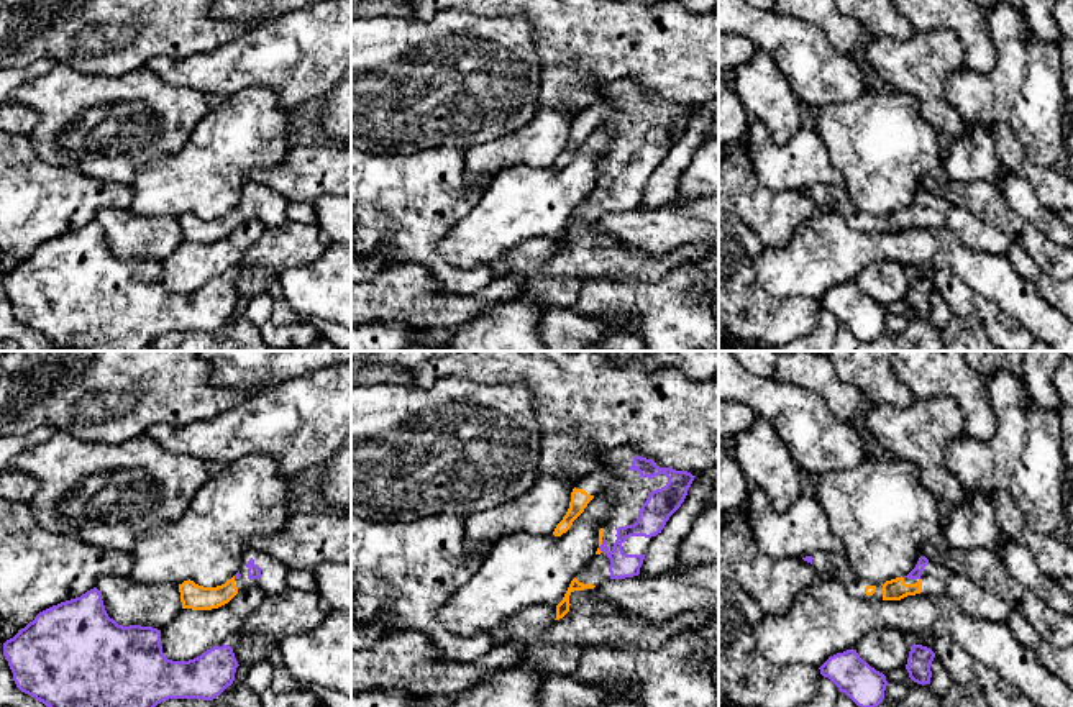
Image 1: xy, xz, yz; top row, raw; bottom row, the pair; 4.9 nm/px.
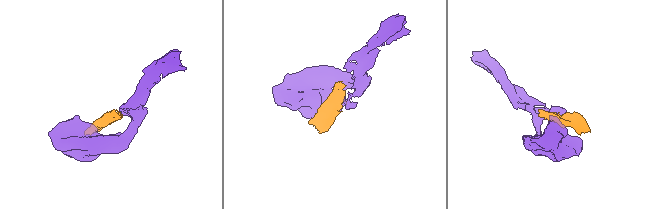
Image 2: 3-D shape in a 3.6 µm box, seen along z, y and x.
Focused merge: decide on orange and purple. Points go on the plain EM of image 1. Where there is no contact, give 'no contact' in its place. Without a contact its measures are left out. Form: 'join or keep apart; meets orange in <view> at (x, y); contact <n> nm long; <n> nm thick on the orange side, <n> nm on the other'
join; meets orange in xz at (599, 177); contact 60 nm long; 30 nm thick on the orange side, 120 nm on the other

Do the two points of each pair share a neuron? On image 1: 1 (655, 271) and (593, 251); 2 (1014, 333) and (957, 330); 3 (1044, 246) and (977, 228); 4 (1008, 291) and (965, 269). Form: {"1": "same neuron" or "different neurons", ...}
{"1": "same neuron", "2": "different neurons", "3": "different neurons", "4": "same neuron"}

